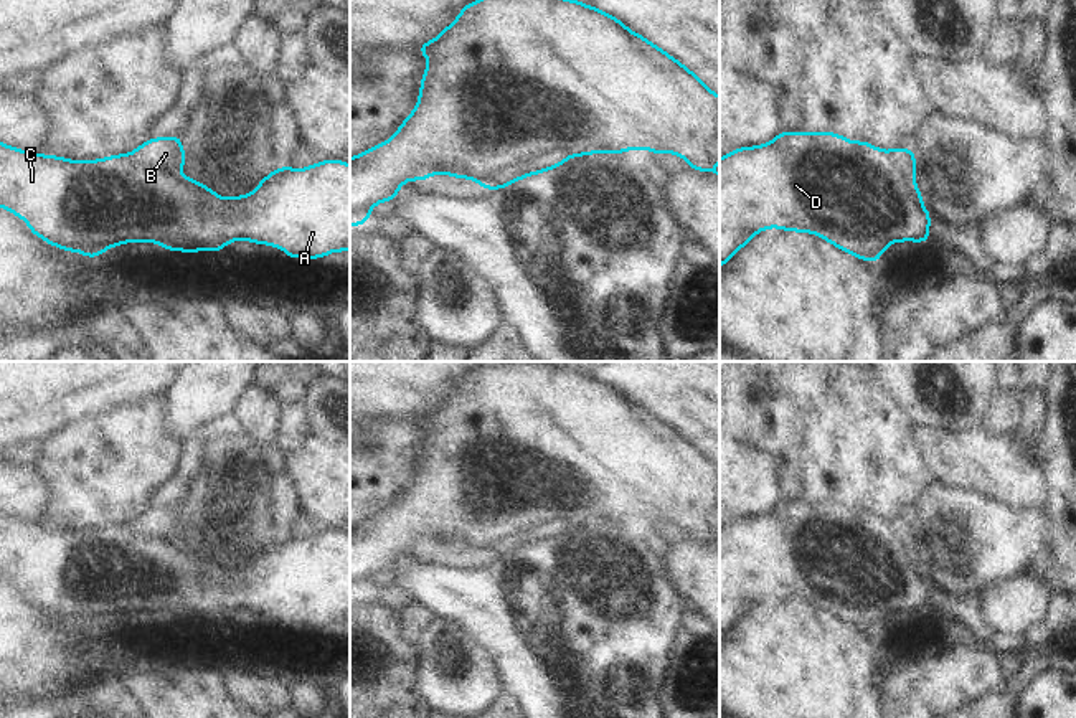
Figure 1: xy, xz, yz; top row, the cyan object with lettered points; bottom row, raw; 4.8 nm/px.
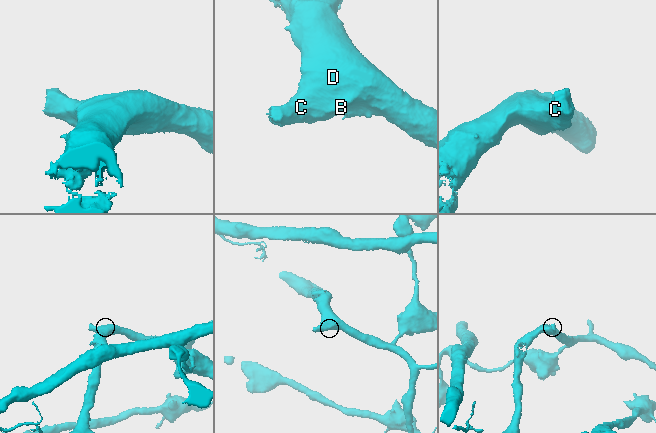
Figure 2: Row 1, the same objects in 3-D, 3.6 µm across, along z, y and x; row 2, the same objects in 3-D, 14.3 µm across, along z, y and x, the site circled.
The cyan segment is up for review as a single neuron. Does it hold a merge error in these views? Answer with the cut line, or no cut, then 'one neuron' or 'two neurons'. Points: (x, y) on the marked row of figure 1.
no cut | one neuron

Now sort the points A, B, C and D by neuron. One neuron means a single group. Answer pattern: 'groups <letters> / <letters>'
groups A B C D

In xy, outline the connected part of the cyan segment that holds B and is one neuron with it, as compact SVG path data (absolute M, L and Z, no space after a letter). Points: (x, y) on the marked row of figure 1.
M180 135L149 139L132 154L114 155L91 162L73 162L53 155L38 155L0 144L0 208L7 208L21 220L25 220L31 233L43 238L46 243L58 246L64 251L83 253L87 257L96 257L97 254L104 253L106 249L116 244L124 244L132 241L152 241L152 243L158 243L163 249L191 253L191 251L219 251L233 239L248 239L251 243L272 244L279 249L284 249L289 257L315 257L315 259L323 257L332 251L350 251L350 165L348 163L332 158L327 162L320 162L317 165L310 165L302 170L282 167L276 172L271 172L256 187L252 193L246 196L233 196L229 200L221 198L203 183L193 182L190 177L180 175L178 170L185 163L186 163L186 157L183 154Z

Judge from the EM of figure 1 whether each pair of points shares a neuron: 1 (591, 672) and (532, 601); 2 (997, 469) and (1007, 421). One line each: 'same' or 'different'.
1: same
2: different

